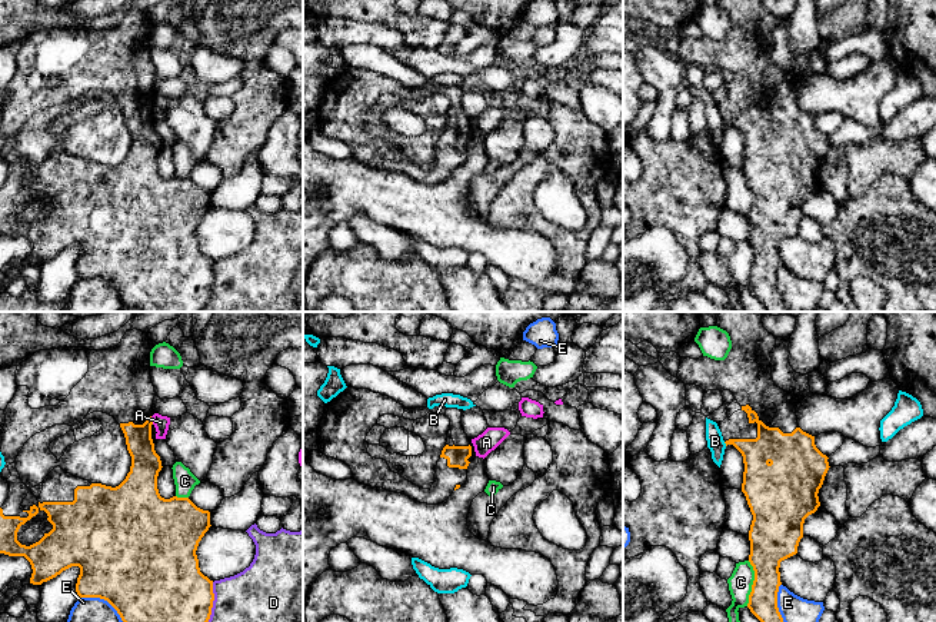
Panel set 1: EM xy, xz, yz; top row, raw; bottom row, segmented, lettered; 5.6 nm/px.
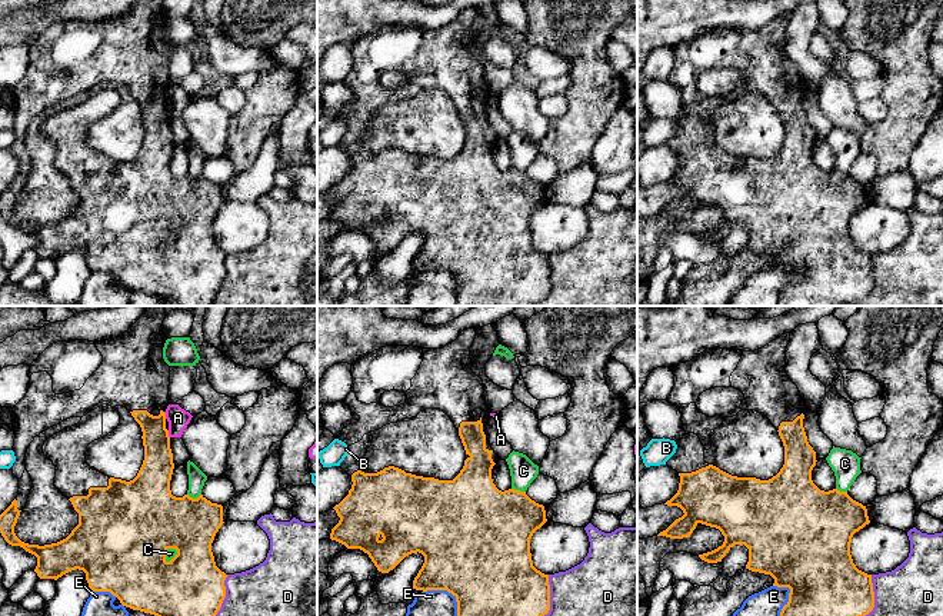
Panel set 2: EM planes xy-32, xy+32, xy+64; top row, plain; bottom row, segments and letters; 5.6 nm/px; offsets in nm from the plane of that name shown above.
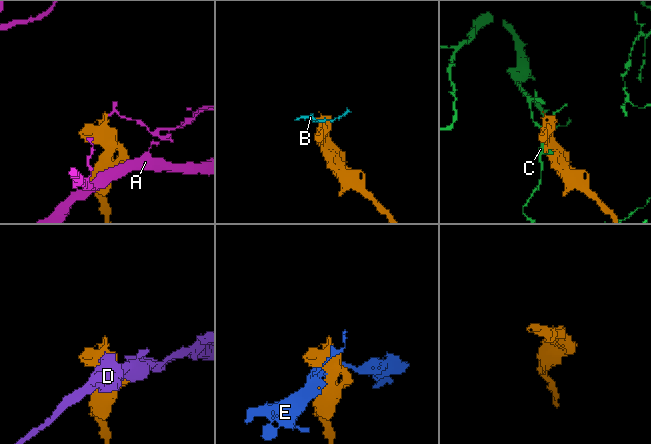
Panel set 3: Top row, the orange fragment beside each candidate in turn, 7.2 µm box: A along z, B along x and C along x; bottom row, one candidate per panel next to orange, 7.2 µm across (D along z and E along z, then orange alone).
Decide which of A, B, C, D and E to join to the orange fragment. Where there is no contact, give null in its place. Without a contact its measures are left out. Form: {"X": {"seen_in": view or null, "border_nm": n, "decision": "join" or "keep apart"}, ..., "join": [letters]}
{"A": {"seen_in": "xy", "border_nm": 50, "decision": "keep apart"}, "B": {"seen_in": "yz", "border_nm": 30, "decision": "keep apart"}, "C": {"seen_in": "yz", "border_nm": 260, "decision": "keep apart"}, "D": {"seen_in": "xy", "border_nm": 300, "decision": "keep apart"}, "E": {"seen_in": "yz", "border_nm": 280, "decision": "keep apart"}, "join": []}

